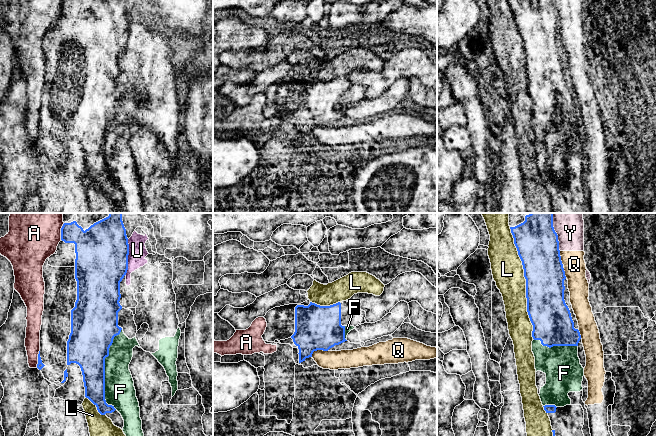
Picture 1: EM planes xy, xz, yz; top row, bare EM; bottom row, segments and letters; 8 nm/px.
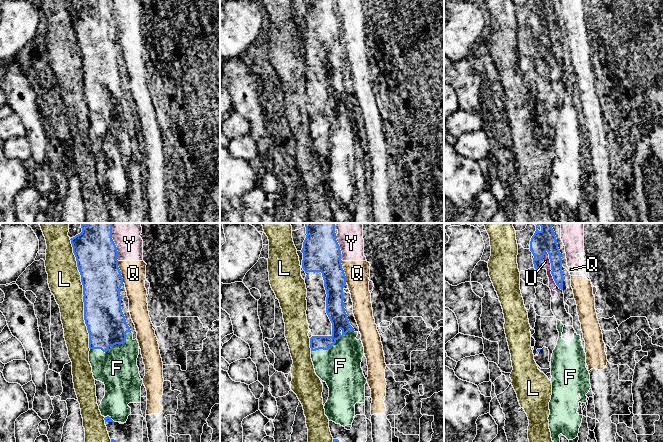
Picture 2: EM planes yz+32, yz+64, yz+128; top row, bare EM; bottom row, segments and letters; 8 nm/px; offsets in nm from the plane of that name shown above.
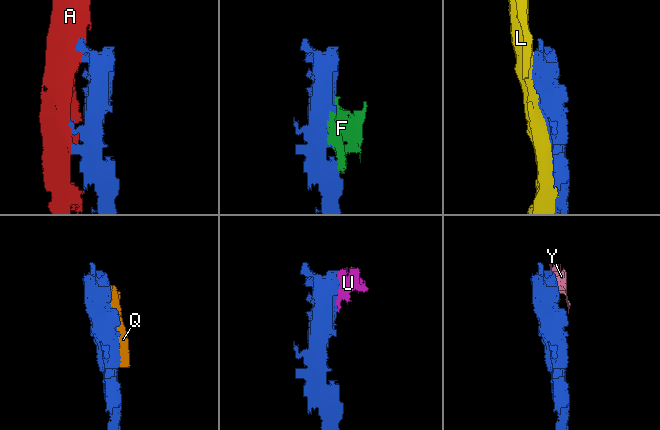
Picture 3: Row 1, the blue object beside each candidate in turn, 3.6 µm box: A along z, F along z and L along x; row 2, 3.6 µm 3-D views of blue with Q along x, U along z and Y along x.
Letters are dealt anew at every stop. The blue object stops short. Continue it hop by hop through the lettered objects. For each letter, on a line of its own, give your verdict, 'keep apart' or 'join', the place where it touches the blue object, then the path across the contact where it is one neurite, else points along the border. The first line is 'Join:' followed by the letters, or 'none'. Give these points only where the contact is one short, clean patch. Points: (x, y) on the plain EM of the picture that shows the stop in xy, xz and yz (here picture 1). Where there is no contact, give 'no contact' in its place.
Join: none
A: keep apart; meets blue in xy at (38, 135)
F: keep apart; meets blue in xy at (104, 145)
L: keep apart; meets blue in yz at (526, 59)
Q: keep apart; meets blue in xz at (318, 125)
U: keep apart; meets blue in xy at (127, 33); border along xy (128, 15), (128, 45), (124, 51)
Y: keep apart; meets blue in yz at (557, 13); border along yz (552, 0), (557, 11), (558, 24), (560, 26)

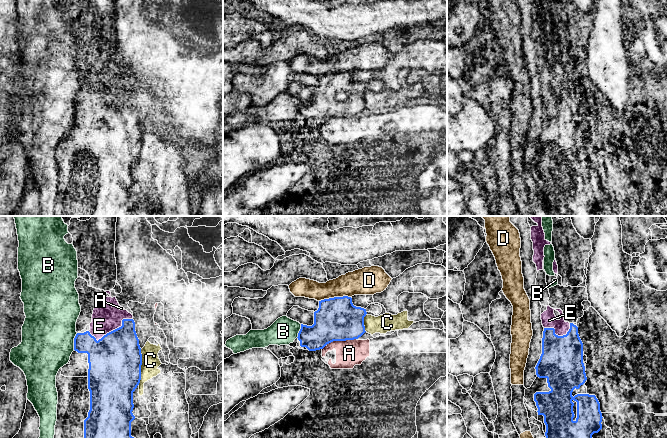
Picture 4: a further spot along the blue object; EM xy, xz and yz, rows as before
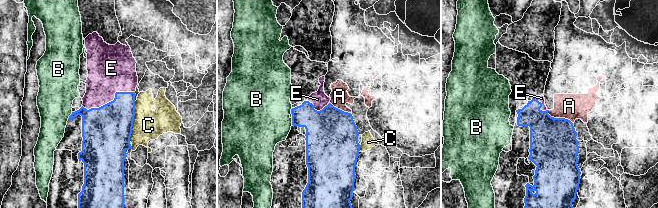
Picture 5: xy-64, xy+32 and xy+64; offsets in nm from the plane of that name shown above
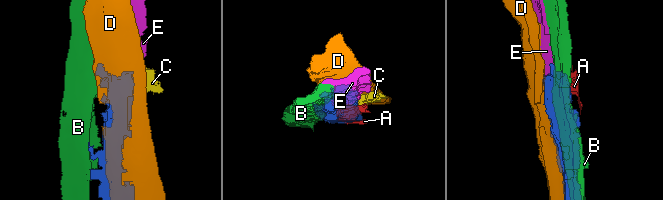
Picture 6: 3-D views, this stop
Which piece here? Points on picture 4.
Join: E
A: keep apart; meets blue in xz at (338, 116); border along xz (356, 114), (331, 117), (322, 125)
B: keep apart; meets blue in xy at (74, 117)
C: keep apart; meets blue in xy at (140, 143); border along xy (141, 125), (141, 155), (137, 161)
D: keep apart; meets blue in xz at (334, 73)
E: join; meets blue in xy at (111, 107)

